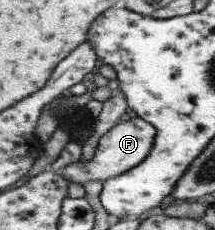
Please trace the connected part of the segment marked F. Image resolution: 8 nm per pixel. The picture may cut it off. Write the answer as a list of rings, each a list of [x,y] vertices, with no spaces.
[[[139,116],[123,121],[99,139],[92,158],[88,161],[79,159],[77,162],[63,167],[60,172],[71,183],[84,185],[89,181],[101,181],[104,184],[114,176],[121,176],[121,173],[142,164],[154,147],[157,133],[155,124],[151,124]]]

